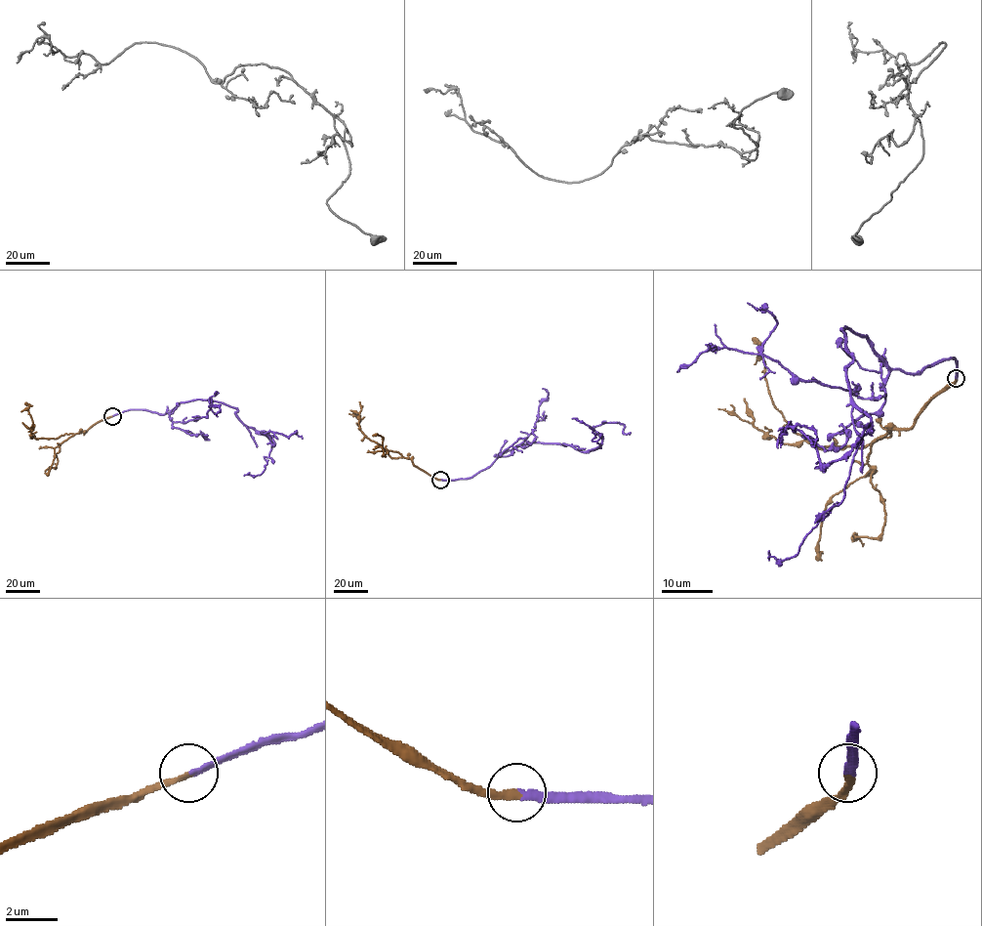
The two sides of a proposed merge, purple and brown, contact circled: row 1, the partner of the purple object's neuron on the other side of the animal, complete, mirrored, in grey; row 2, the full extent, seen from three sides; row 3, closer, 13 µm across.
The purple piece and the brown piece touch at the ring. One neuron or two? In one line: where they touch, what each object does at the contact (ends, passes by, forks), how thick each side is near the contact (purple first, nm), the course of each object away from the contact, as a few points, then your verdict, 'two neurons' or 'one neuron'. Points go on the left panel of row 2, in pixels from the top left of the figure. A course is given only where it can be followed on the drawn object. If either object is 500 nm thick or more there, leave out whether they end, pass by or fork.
place (112, 416); purple ends; brown ends; calibres 220 and 240 nm; course purple (112, 415), (215, 400), (272, 443), (267, 432), (302, 438); course brown (112, 415), (95, 424), (85, 433), (35, 439), (30, 431), (29, 406), (24, 403); one neuron

